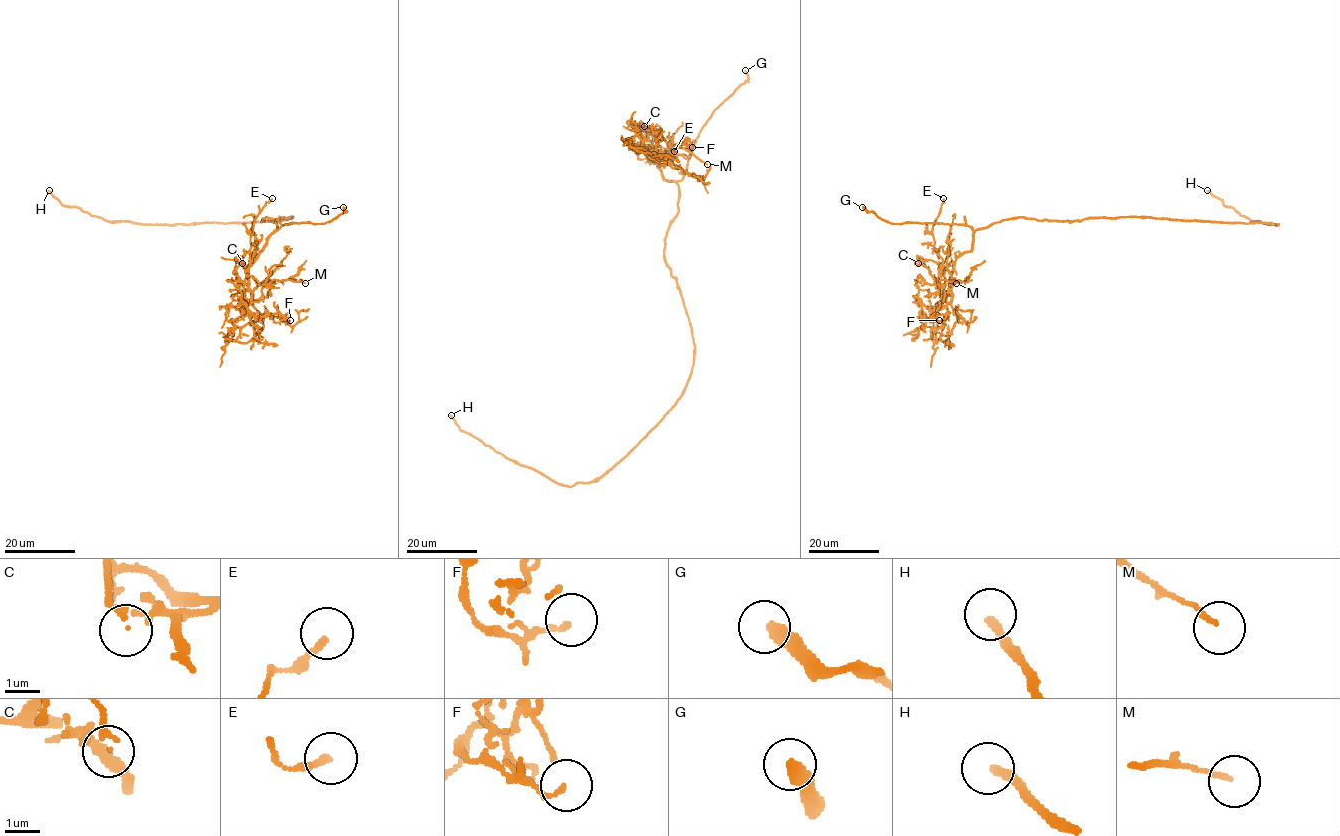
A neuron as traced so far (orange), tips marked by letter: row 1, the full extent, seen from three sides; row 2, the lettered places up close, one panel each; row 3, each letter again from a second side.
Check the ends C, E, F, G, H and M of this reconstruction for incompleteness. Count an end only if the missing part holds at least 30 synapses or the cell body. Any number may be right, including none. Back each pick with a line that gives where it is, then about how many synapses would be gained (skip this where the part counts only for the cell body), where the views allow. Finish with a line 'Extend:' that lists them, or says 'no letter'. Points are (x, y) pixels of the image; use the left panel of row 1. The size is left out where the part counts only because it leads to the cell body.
G: Place: (343, 207)
H: Place: (49, 190). Roughly 130 synapses
Extend: G, H

